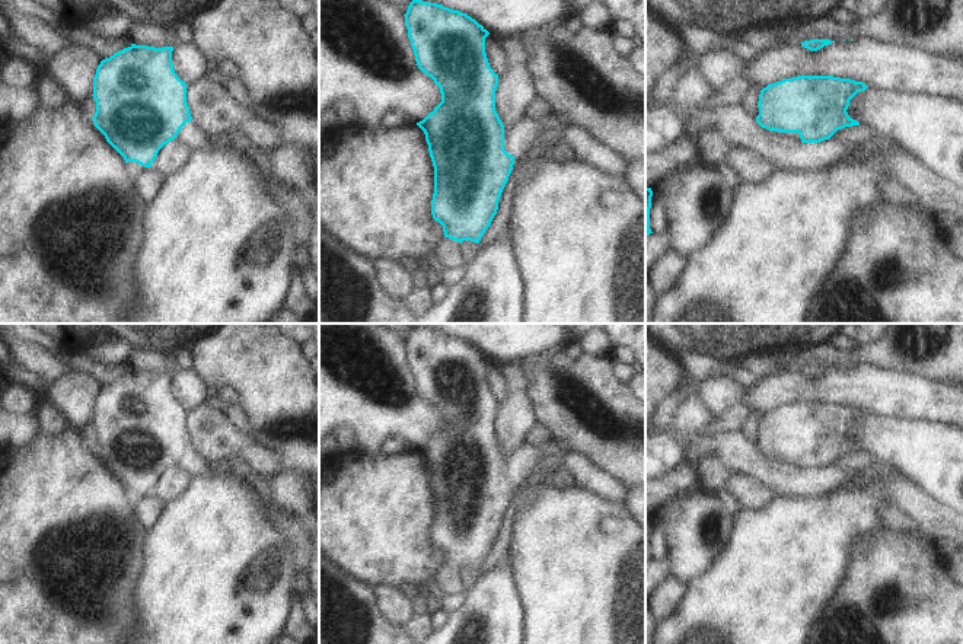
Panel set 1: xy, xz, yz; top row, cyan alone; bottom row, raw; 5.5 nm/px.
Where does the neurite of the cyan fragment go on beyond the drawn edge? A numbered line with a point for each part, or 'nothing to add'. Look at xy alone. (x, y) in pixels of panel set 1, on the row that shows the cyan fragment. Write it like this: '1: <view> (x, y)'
1: xy (190, 134)

